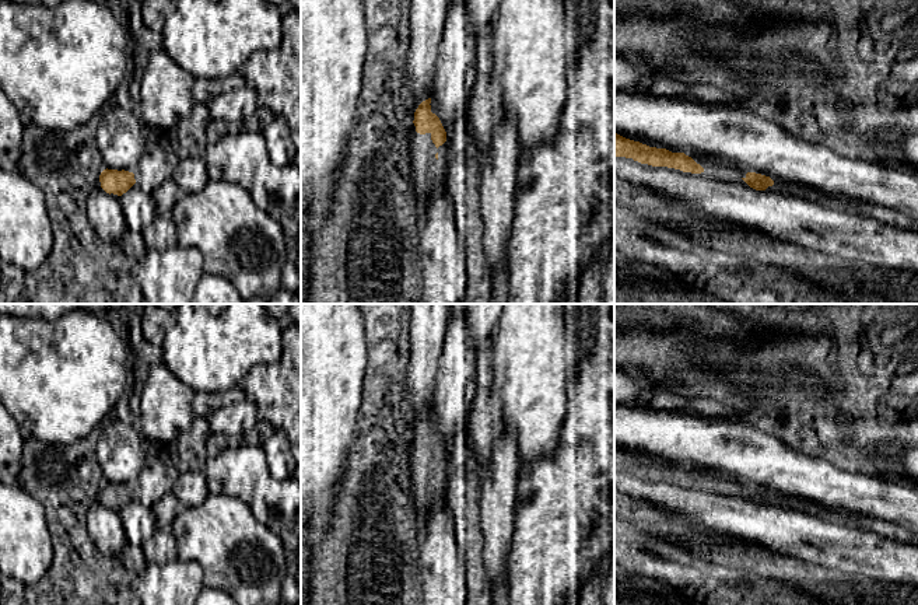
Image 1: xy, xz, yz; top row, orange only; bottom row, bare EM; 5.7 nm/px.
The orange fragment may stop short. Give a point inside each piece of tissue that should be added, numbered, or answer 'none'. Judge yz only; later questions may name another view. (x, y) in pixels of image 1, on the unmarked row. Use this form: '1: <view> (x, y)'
none

